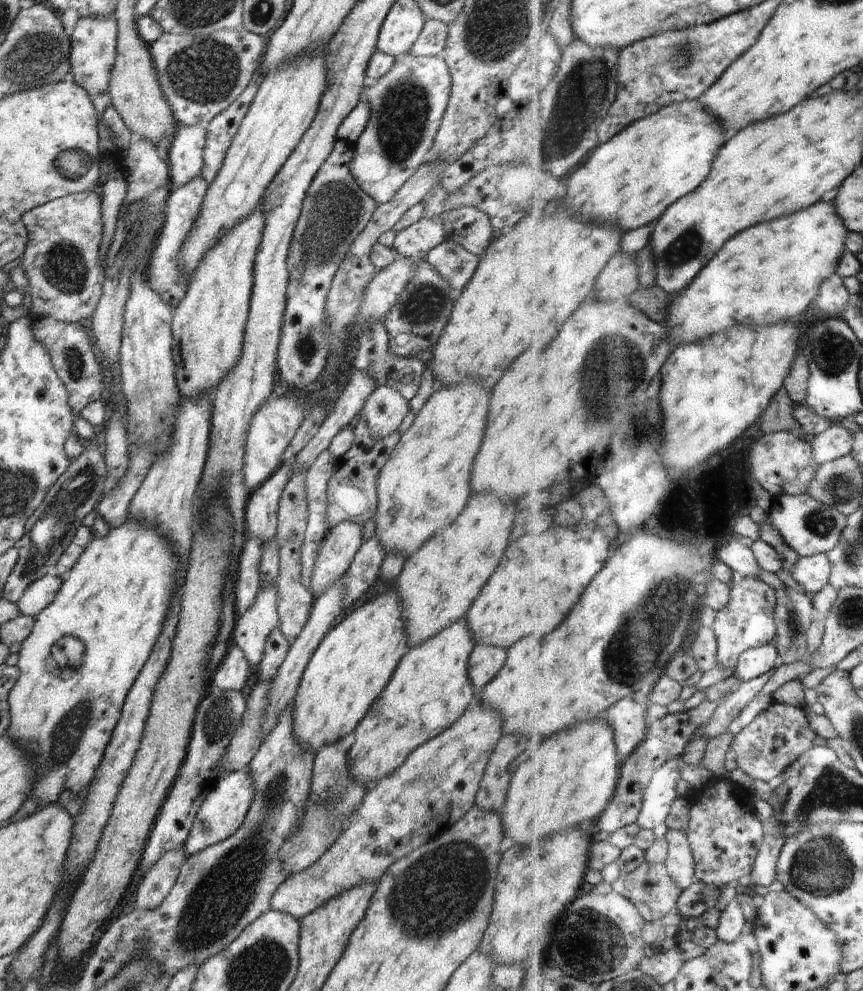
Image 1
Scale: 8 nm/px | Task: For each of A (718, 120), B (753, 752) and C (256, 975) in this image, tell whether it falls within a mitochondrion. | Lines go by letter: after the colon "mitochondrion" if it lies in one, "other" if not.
A: other
B: mitochondrion
C: mitochondrion

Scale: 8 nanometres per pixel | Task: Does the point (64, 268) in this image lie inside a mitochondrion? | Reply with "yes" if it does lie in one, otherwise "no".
yes

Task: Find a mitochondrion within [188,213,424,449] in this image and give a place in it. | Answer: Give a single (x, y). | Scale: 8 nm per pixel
(306, 345)

